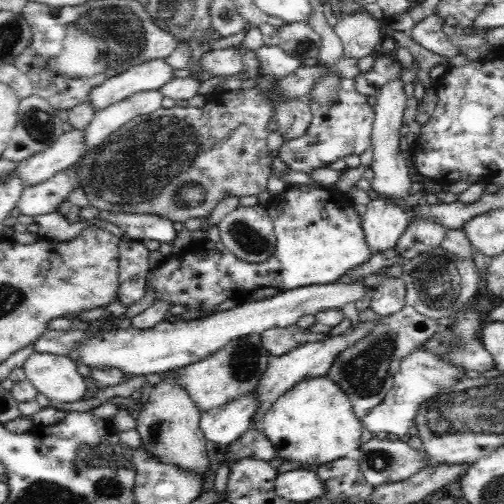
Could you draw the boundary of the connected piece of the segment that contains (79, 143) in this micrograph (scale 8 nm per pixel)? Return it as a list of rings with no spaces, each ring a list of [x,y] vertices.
[[[68,127],[52,146],[18,163],[18,175],[25,186],[43,184],[49,178],[64,174],[85,150],[84,130]]]

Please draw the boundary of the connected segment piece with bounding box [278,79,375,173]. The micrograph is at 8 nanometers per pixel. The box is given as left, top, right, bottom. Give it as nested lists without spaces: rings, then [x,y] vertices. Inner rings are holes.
[[[353,79],[340,80],[340,90],[336,102],[332,104],[319,104],[311,96],[306,100],[312,111],[312,122],[309,123],[308,130],[298,138],[284,140],[278,152],[282,162],[289,168],[307,173],[312,168],[324,168],[350,154],[360,155],[370,148],[375,114],[368,105],[366,96],[356,90]]]

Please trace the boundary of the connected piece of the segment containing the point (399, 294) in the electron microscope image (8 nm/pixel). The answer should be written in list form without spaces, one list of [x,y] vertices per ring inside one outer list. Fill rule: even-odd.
[[[388,277],[373,291],[369,307],[379,316],[387,317],[405,305],[405,296],[405,282]]]

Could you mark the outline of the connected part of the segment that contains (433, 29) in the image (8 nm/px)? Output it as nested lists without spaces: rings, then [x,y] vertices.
[[[433,13],[417,22],[408,34],[412,36],[412,40],[416,44],[424,46],[426,50],[432,50],[434,54],[452,58],[456,56],[458,48],[447,39],[446,34],[442,31],[445,25],[445,20]]]

